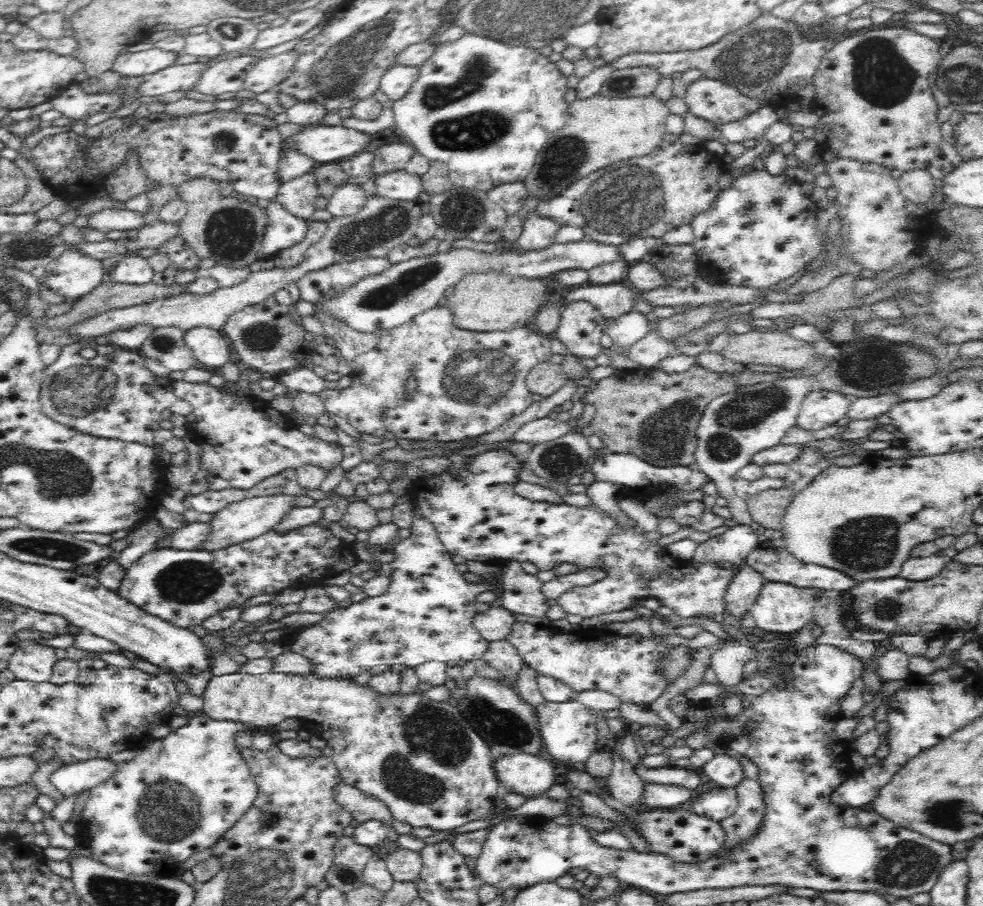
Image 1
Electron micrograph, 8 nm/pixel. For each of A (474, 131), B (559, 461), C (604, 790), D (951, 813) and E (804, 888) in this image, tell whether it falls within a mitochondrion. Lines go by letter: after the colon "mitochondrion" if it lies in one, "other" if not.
A: mitochondrion
B: mitochondrion
C: other
D: mitochondrion
E: other

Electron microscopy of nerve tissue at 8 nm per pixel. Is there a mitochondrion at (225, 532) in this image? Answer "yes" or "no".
no

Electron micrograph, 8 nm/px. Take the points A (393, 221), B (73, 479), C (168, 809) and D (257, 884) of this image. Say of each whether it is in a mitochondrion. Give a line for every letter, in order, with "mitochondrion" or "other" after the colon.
A: mitochondrion
B: mitochondrion
C: mitochondrion
D: mitochondrion

